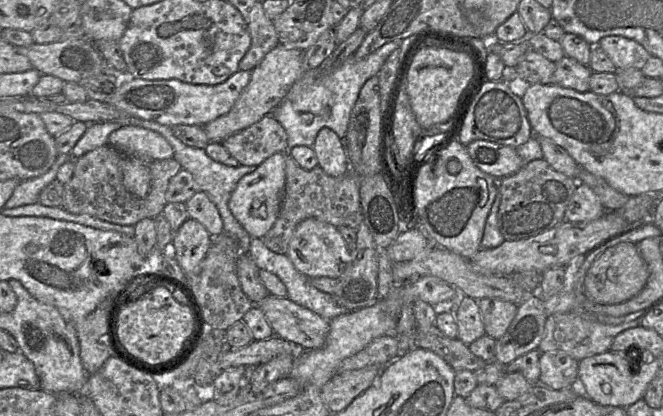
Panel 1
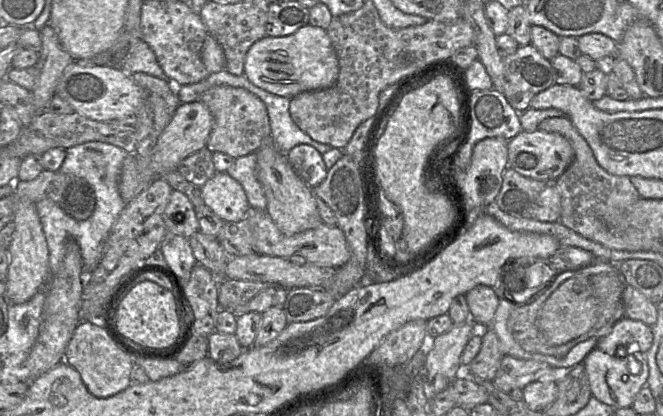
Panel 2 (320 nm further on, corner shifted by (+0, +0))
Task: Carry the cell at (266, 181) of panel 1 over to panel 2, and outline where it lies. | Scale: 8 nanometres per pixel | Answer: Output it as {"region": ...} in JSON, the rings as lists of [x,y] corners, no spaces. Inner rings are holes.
{"region":[[[216,172],[200,190],[205,205],[223,221],[239,222],[248,215],[250,205],[244,188],[226,172]]]}

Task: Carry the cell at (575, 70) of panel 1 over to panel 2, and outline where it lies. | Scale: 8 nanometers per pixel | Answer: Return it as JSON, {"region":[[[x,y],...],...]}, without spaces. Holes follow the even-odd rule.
{"region":[[[533,45],[520,46],[514,54],[503,58],[505,85],[503,95],[518,113],[529,108],[531,99],[551,87],[554,70]]]}

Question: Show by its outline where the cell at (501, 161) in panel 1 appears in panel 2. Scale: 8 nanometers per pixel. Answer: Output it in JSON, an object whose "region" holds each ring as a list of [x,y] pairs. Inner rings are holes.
{"region":[[[521,131],[508,141],[507,168],[534,180],[553,183],[569,167],[573,159],[572,145],[564,136],[556,132]]]}

